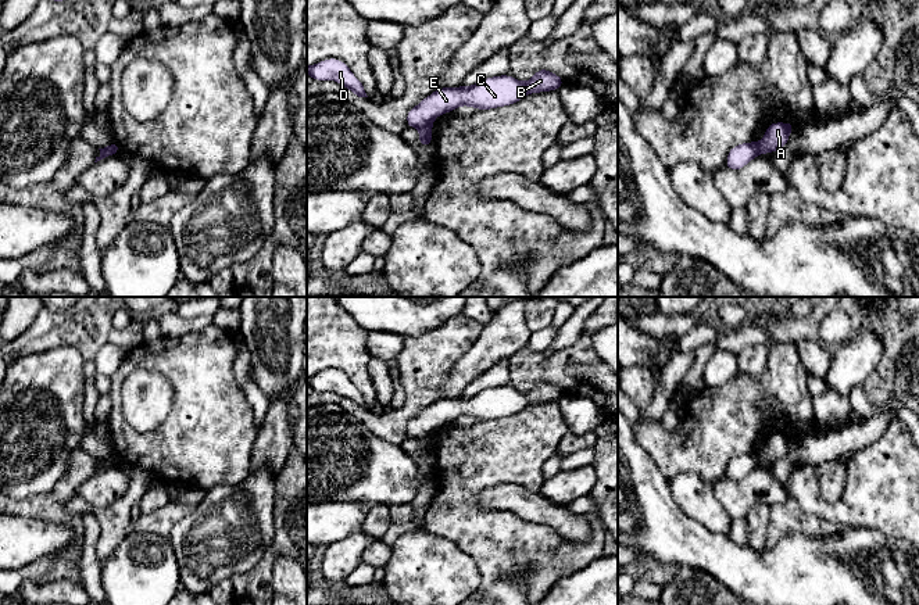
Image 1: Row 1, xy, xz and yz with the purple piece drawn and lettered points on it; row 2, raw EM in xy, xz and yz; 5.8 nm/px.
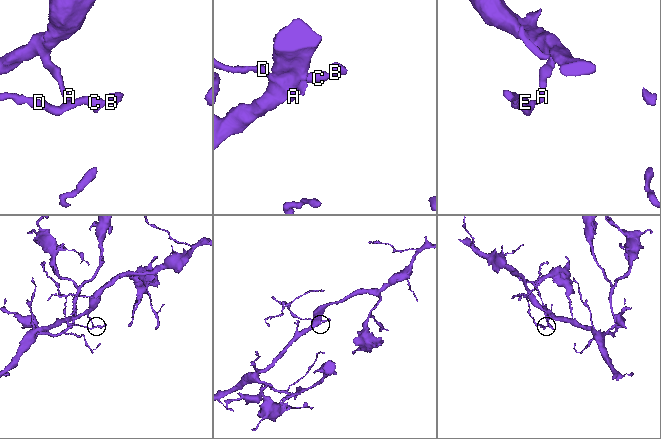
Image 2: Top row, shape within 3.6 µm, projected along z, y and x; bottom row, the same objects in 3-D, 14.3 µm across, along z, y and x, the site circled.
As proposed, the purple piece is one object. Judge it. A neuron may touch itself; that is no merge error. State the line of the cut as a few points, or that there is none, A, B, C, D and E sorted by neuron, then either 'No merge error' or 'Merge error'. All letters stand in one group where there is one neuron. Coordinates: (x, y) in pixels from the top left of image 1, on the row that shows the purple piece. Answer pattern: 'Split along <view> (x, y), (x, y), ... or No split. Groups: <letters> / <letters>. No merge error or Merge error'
Split along xz (431, 125), (418, 128). Groups: A / B C D E. Merge error

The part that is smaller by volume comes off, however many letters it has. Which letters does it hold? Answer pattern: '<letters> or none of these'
B, C, D, E

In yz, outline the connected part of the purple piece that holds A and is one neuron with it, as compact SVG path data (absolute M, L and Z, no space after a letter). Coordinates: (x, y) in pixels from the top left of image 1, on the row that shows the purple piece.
M773 122L768 126L764 139L758 143L759 154L773 153L789 143L789 135L794 129L790 122Z

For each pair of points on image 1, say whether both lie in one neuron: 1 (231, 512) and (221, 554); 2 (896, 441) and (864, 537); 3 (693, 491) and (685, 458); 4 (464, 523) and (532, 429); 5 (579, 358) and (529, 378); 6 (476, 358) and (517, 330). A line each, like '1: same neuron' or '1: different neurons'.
1: same neuron
2: different neurons
3: different neurons
4: same neuron
5: same neuron
6: same neuron

